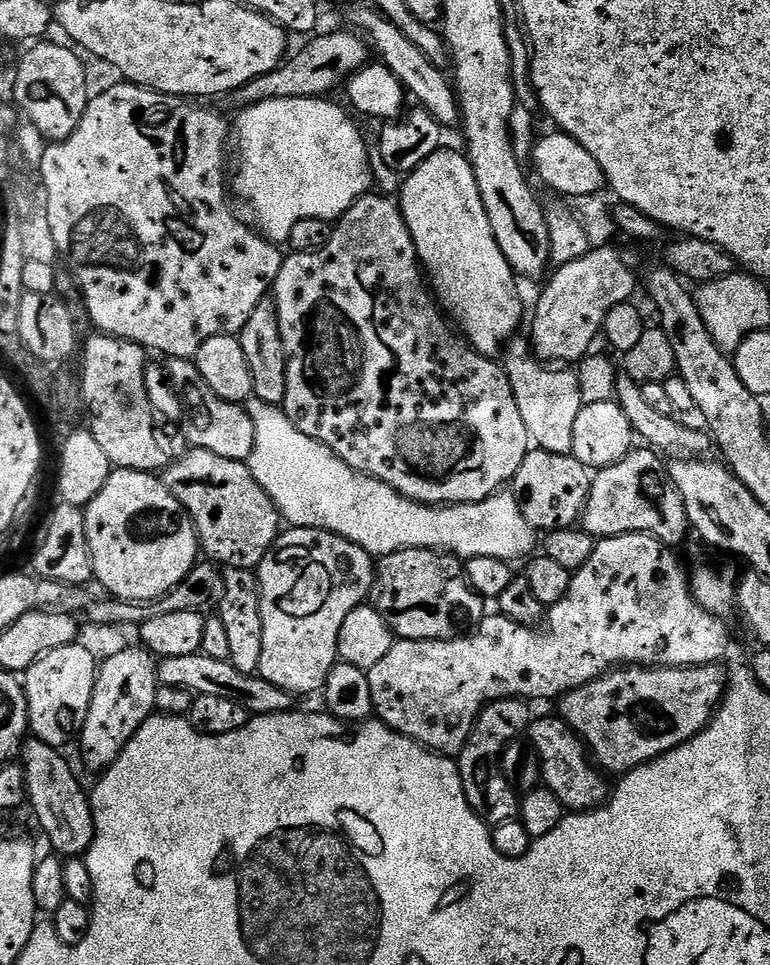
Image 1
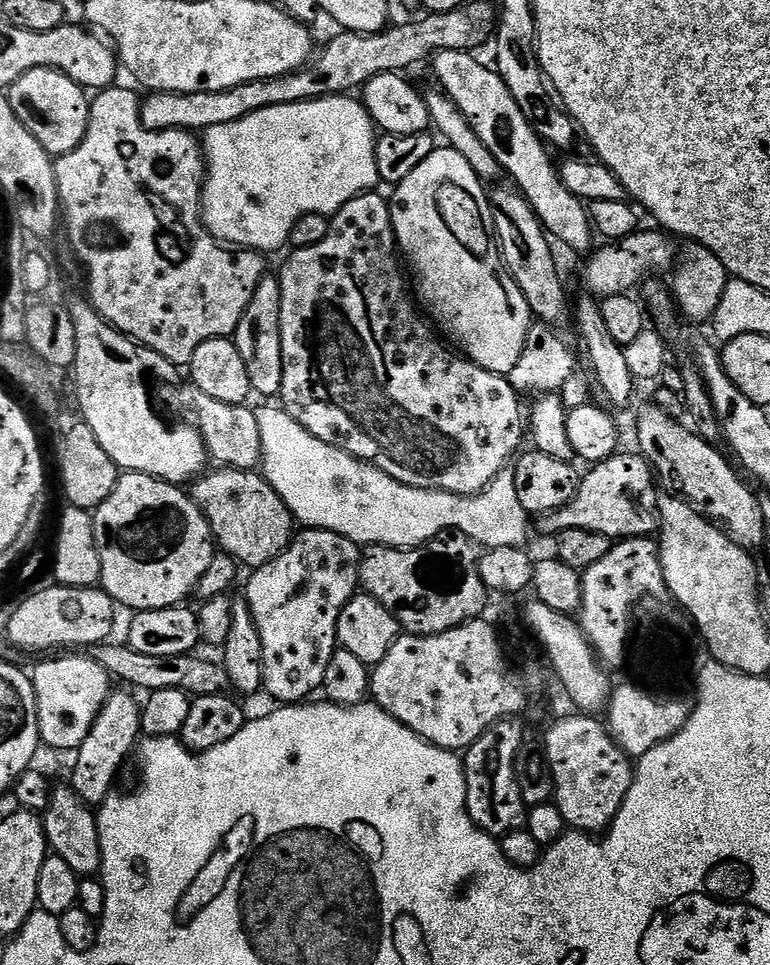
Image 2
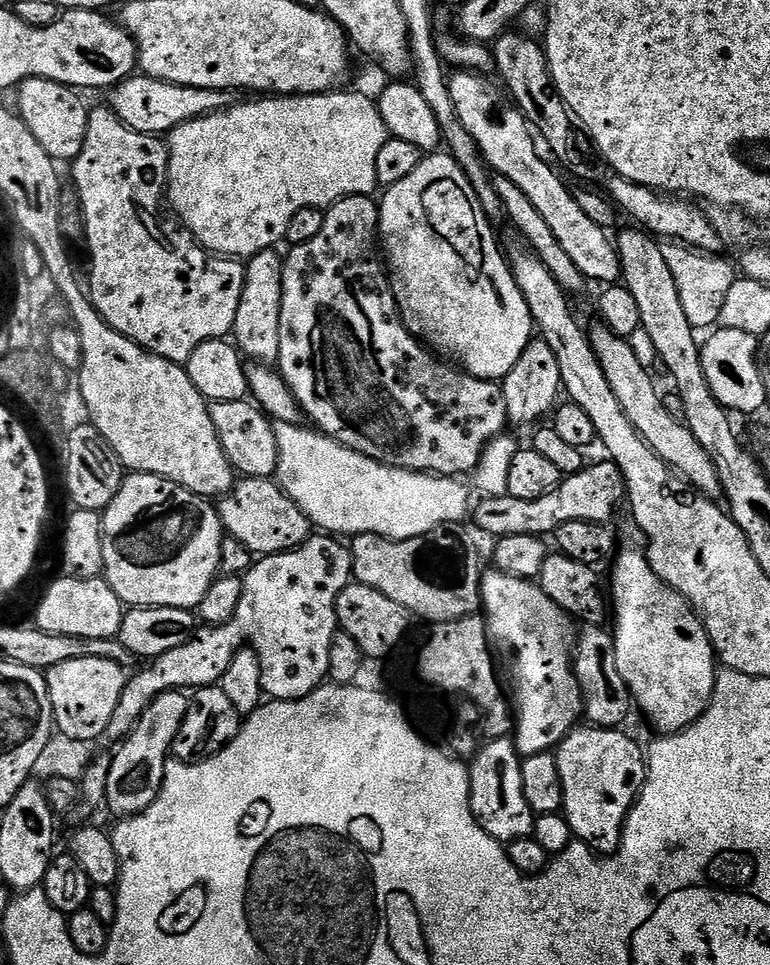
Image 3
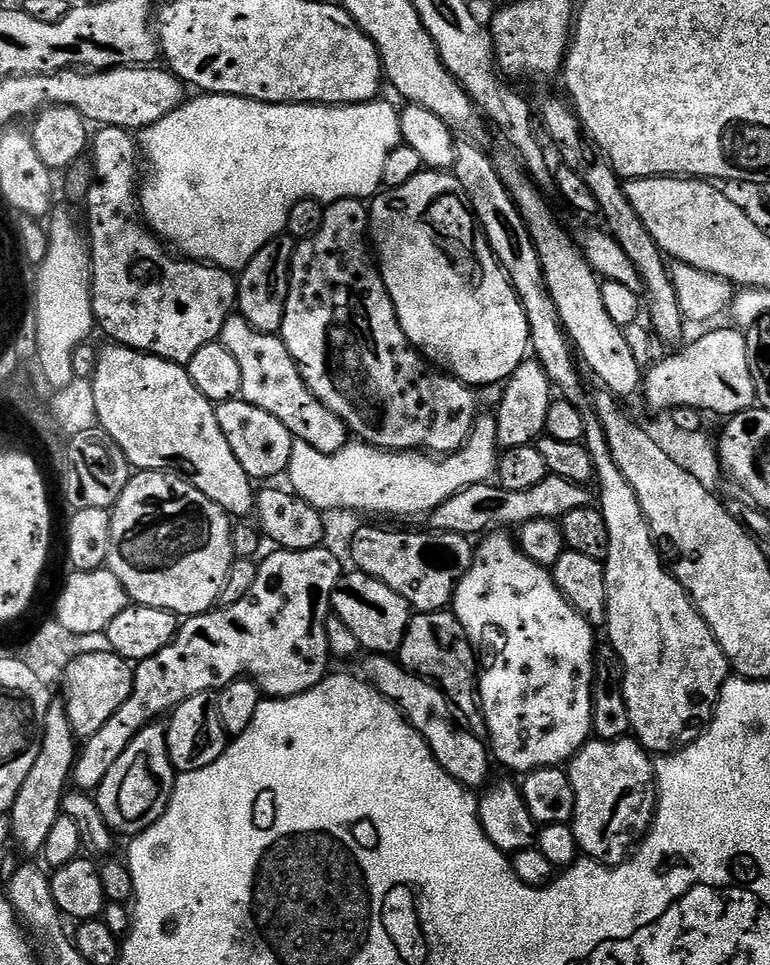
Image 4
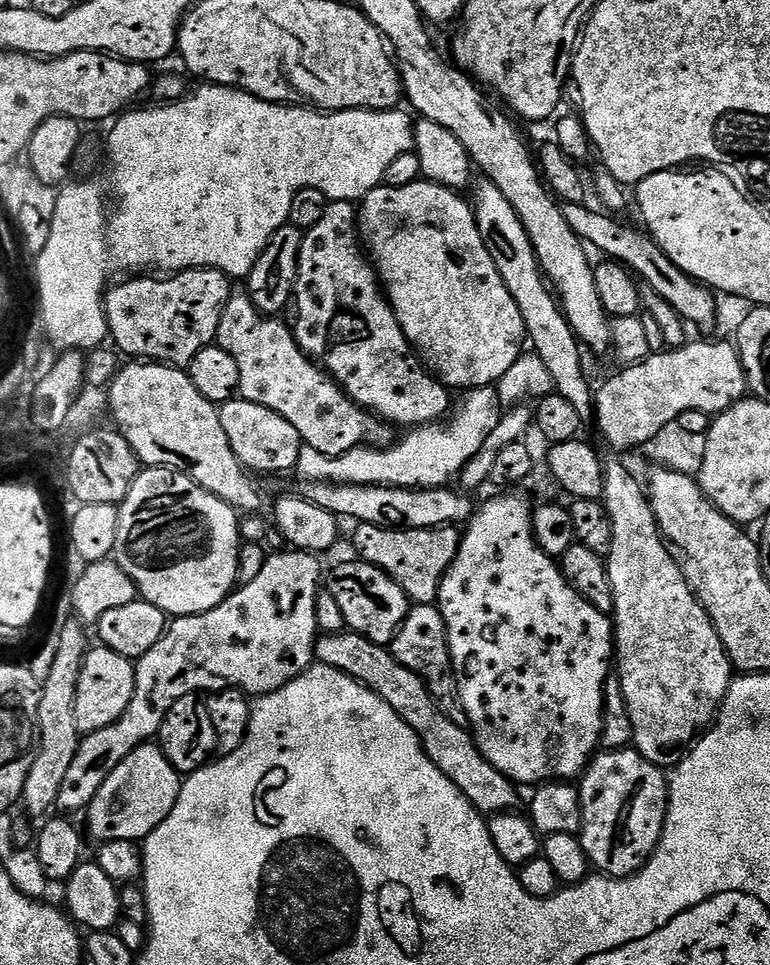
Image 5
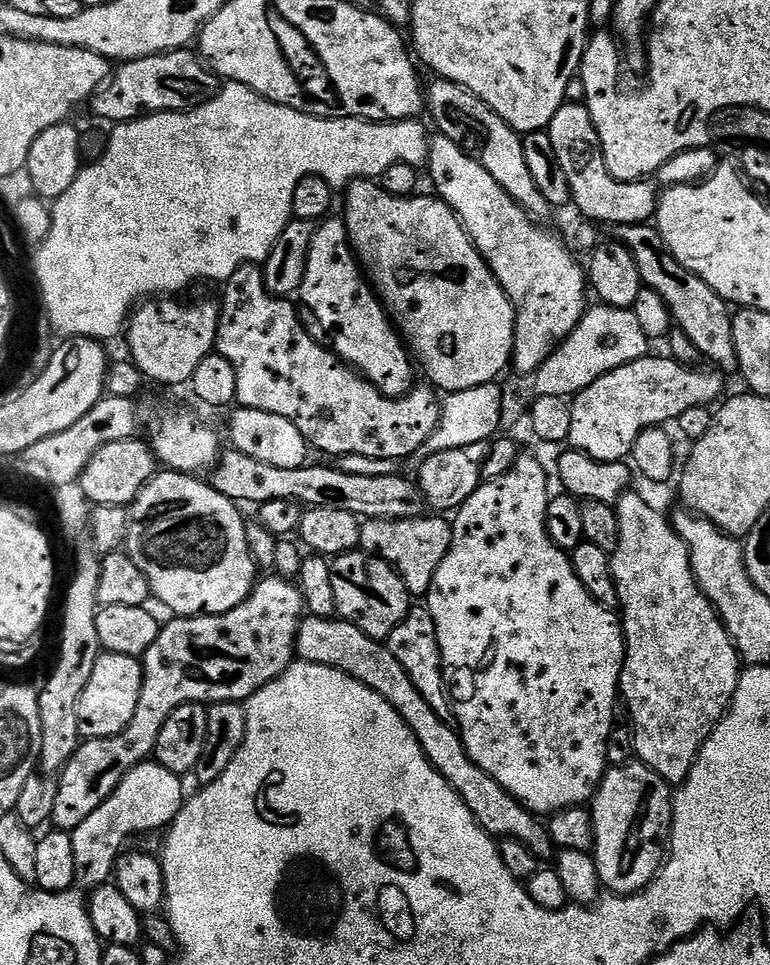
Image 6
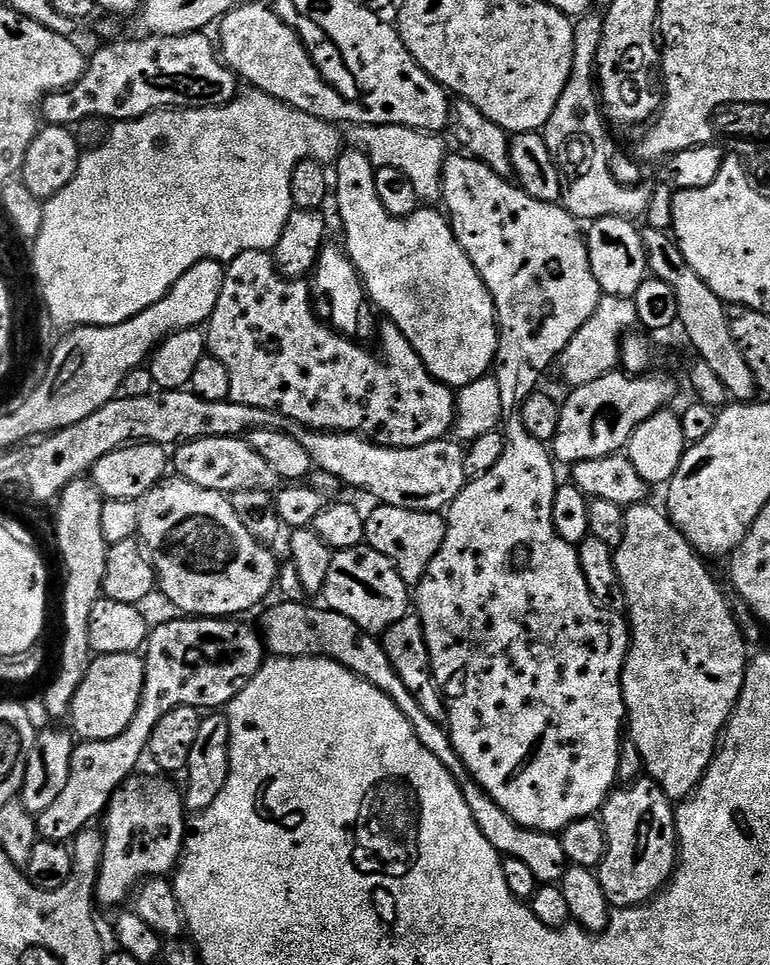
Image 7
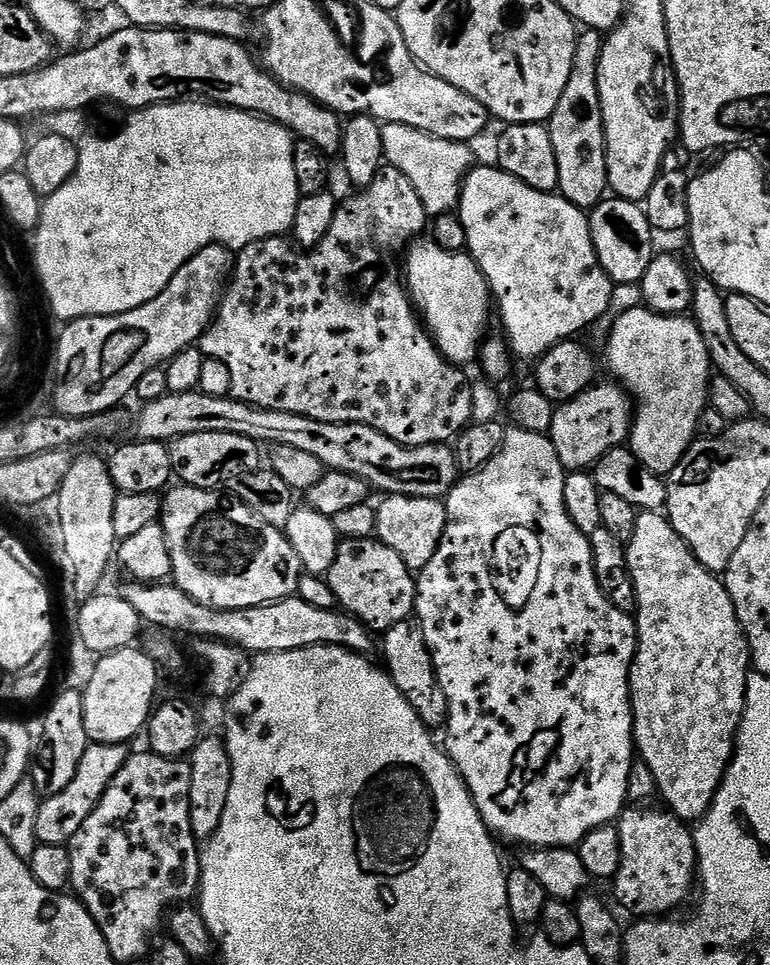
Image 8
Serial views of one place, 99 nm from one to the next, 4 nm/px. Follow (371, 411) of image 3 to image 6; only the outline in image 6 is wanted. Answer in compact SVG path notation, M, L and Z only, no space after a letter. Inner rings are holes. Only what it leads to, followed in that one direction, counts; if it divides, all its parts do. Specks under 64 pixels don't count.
M329 215L315 225L312 233L312 241L310 242L310 250L308 251L308 257L306 258L306 274L300 283L298 296L299 299L304 299L305 306L312 311L312 316L316 319L317 326L328 335L329 341L327 340L327 343L330 345L332 351L335 352L349 368L355 368L360 375L365 376L368 381L379 390L380 395L389 398L394 396L404 396L405 393L412 390L414 386L414 381L412 381L412 364L414 368L413 357L410 355L409 349L406 347L399 331L394 327L380 297L376 295L371 283L366 279L365 273L362 271L356 259L356 254L352 250L352 244L348 241L348 228L344 225L344 221L339 215Z

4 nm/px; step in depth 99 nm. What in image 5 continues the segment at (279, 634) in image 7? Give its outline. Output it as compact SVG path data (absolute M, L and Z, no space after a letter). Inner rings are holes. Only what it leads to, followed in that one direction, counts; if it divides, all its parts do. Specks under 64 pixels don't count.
M345 630L342 632L330 632L321 635L316 642L315 659L319 663L330 666L334 670L342 670L350 678L354 678L359 684L364 684L374 694L378 694L388 705L412 727L414 734L424 743L426 754L462 790L462 794L468 799L481 814L499 814L519 809L520 796L517 785L507 780L486 757L480 753L476 744L476 737L467 727L461 726L452 720L436 705L436 699L430 694L430 690L402 662L398 662L392 656L391 651L385 645L370 642L357 632Z

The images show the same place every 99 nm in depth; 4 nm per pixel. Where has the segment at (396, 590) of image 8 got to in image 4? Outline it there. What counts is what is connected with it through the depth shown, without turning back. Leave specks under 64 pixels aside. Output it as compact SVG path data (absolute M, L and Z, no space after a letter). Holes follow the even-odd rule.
M355 570L345 571L336 583L336 589L332 592L331 611L342 618L346 626L350 626L350 634L358 638L361 649L368 654L399 653L408 621L414 615L402 594L394 594L386 582L378 582L378 578L370 578L370 574Z

